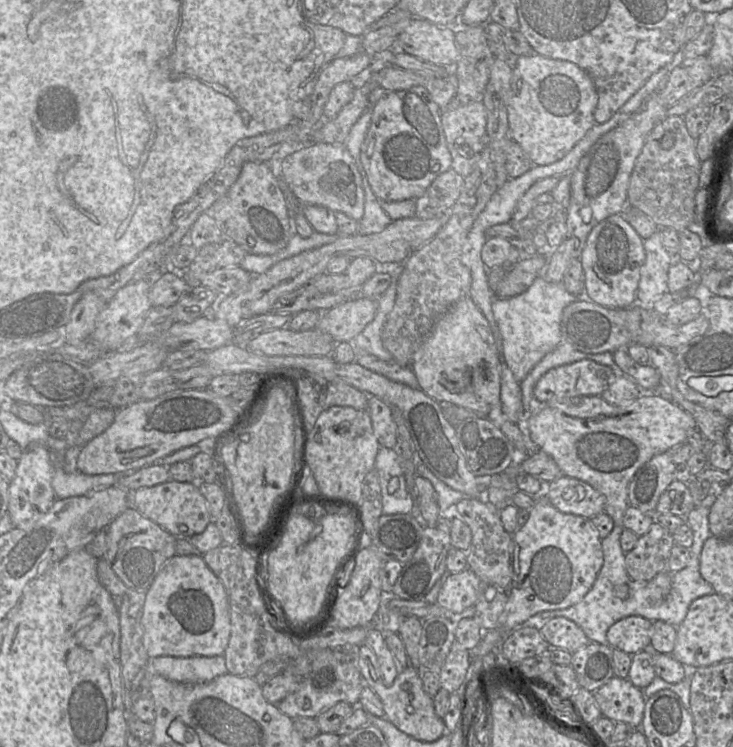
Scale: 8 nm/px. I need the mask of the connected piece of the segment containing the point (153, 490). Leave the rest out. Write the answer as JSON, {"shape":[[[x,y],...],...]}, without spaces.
{"shape":[[[168,480],[154,486],[138,488],[129,493],[133,494],[135,509],[175,538],[189,539],[200,534],[212,520],[207,502],[198,488],[198,482]]]}

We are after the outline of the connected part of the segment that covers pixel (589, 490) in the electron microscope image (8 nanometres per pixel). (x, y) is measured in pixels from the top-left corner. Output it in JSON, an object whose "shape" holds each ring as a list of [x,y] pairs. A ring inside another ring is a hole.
{"shape":[[[564,475],[545,484],[541,495],[565,514],[592,518],[605,510],[603,494],[582,480]]]}

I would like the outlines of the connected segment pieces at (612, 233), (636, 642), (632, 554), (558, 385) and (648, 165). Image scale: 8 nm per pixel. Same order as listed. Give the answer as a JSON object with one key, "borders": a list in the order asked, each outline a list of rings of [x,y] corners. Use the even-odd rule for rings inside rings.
{"borders":[[[[614,214],[596,224],[586,239],[580,260],[585,274],[585,294],[606,308],[629,308],[637,299],[640,268],[645,262],[644,240],[623,214]]],[[[628,616],[614,623],[607,631],[608,645],[629,655],[649,649],[652,621],[641,616]]],[[[654,521],[648,532],[639,536],[633,549],[625,553],[625,568],[629,578],[649,582],[660,572],[667,571],[673,546],[671,533]]],[[[583,359],[547,371],[536,383],[533,394],[539,403],[601,396],[616,378],[609,366]]],[[[667,116],[650,132],[636,158],[627,192],[628,205],[647,215],[659,229],[688,229],[695,220],[695,195],[699,187],[701,163],[696,153],[696,139],[689,134],[684,118]]]]}

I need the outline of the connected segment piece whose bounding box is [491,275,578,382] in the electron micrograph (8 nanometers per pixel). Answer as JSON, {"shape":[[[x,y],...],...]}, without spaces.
{"shape":[[[539,275],[523,293],[510,297],[494,297],[492,312],[503,346],[503,356],[515,379],[521,382],[532,368],[562,341],[561,320],[566,306],[578,297],[569,293],[563,282],[553,283]]]}

